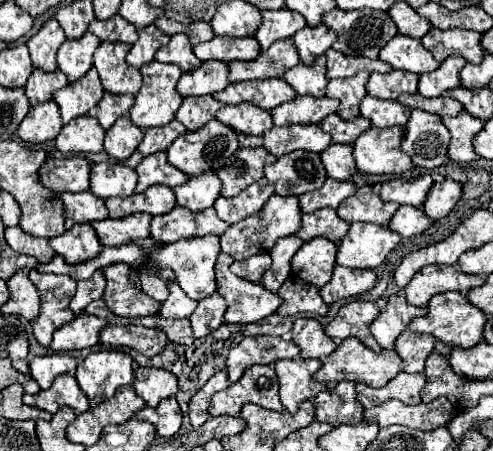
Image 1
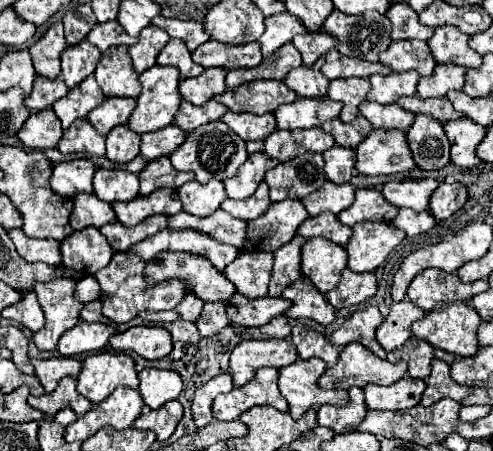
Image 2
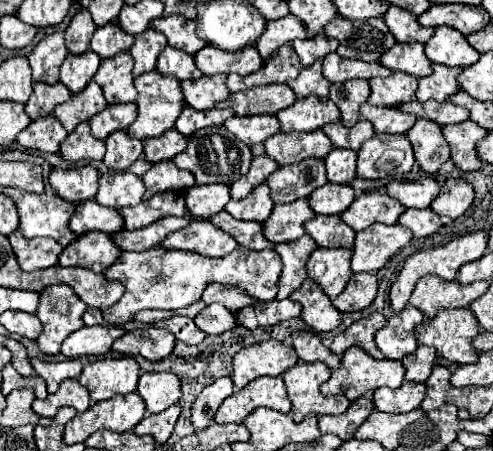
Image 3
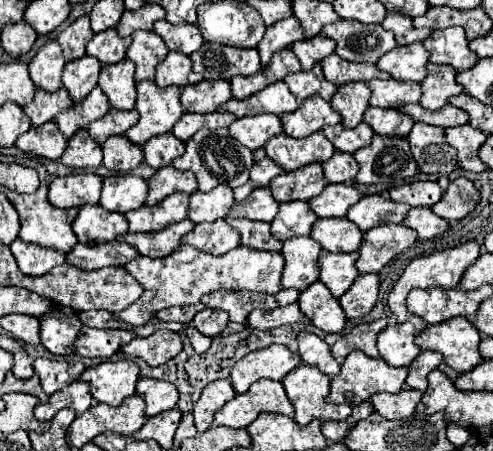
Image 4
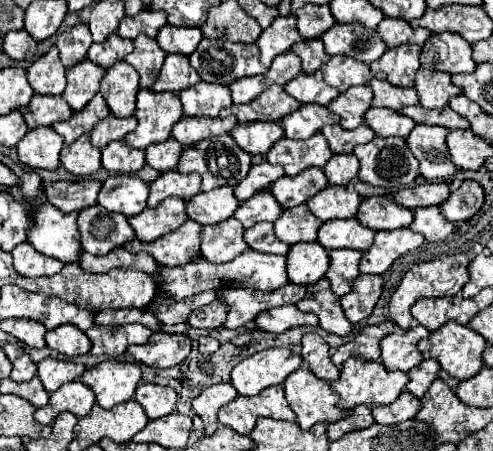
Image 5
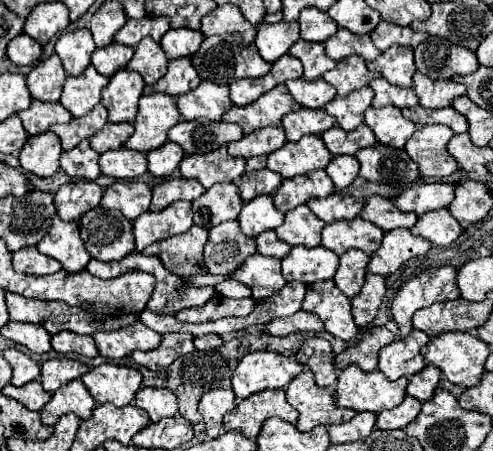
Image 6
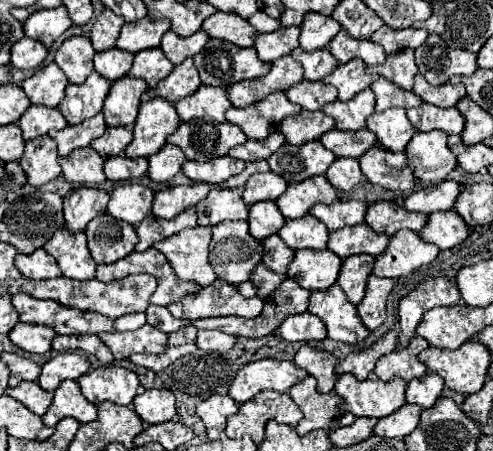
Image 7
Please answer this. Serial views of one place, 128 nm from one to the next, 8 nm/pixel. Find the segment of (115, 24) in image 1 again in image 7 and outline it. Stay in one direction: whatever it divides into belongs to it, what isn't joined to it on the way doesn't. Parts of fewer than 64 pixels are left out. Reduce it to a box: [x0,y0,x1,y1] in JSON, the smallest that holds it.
[94,48,134,82]

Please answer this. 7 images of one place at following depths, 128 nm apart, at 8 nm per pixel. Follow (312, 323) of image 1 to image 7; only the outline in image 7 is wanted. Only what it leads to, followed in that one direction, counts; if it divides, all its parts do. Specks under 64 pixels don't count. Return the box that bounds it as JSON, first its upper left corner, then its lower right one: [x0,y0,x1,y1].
[294,344,338,392]

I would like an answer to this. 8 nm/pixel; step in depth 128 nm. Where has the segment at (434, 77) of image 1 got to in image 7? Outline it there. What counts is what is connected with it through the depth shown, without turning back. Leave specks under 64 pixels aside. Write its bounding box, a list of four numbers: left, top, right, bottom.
[412,74,466,108]

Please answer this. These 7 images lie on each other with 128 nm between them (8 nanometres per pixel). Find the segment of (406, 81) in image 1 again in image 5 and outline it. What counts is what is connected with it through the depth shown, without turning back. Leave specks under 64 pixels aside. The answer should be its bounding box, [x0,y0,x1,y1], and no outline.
[370,78,418,110]

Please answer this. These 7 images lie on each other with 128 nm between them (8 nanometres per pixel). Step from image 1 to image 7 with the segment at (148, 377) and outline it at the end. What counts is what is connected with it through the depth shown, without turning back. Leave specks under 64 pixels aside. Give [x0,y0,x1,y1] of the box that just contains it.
[134,388,176,424]

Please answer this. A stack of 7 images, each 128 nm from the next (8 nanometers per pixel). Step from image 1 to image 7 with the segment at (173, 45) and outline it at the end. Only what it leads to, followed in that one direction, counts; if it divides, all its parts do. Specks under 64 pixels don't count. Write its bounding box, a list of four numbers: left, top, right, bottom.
[142,60,202,102]

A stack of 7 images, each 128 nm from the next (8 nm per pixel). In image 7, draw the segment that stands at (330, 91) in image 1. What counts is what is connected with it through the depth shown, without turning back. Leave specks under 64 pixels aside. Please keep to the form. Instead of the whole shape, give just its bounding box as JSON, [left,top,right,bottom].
[322,88,374,130]

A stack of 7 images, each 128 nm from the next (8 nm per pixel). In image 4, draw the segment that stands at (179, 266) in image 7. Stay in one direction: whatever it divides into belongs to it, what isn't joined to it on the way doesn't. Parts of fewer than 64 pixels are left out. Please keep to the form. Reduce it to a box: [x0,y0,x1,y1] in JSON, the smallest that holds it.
[118,218,194,256]

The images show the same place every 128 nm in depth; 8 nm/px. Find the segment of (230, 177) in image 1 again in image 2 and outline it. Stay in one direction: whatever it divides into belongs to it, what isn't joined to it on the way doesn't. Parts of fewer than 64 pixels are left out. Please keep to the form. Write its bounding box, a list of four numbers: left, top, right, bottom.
[224,152,278,200]

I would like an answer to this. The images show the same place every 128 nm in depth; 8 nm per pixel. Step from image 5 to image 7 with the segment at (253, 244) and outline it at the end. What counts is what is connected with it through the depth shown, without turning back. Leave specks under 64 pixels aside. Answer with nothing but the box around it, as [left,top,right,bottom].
[262,234,294,274]

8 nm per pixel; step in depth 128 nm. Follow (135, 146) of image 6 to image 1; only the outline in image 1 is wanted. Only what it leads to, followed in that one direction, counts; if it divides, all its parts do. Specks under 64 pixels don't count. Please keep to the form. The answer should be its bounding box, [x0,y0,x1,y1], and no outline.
[130,60,182,128]

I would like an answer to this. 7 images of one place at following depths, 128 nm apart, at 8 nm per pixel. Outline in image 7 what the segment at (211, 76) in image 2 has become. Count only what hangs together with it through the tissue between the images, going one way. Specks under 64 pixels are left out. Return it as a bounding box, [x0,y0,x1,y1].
[176,84,230,122]

